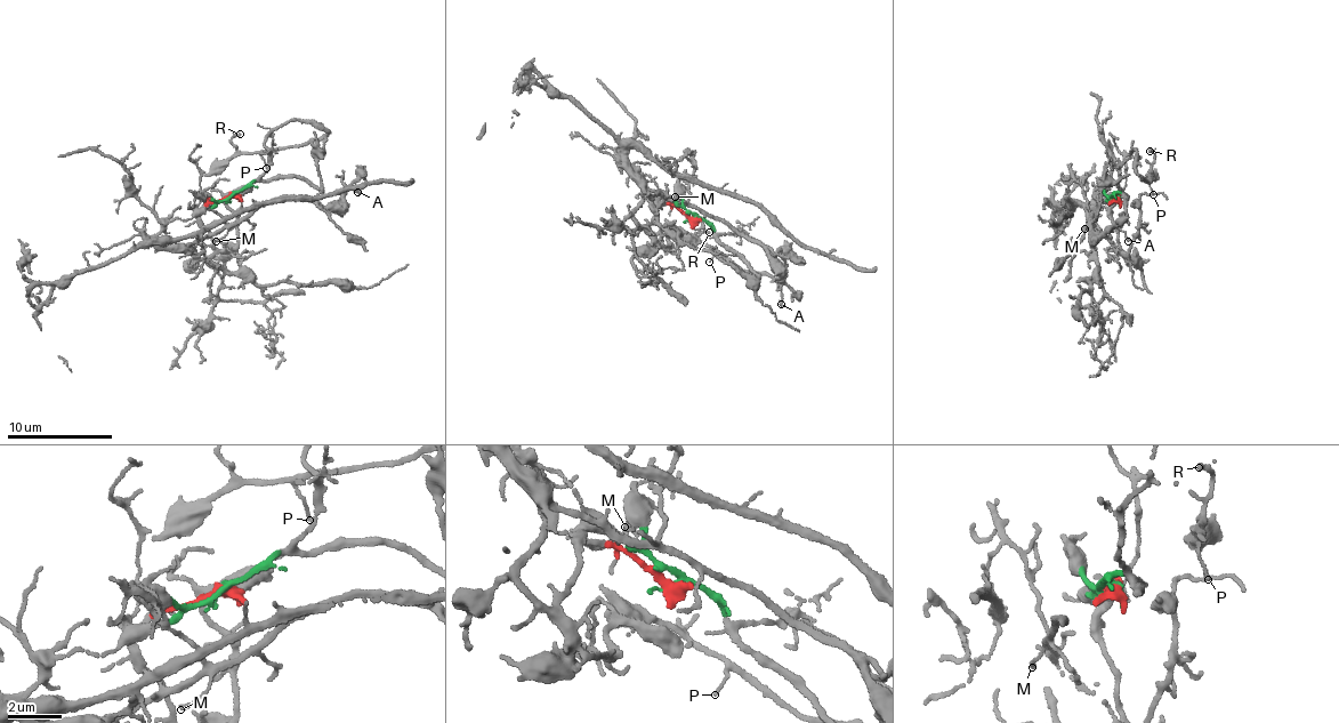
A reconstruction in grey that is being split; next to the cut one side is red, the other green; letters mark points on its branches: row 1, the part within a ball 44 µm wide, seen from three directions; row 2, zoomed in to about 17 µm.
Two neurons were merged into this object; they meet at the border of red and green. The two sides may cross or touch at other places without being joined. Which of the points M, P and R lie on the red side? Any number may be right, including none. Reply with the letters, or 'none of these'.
M

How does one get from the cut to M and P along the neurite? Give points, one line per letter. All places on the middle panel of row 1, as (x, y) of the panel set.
M: (691, 218), (659, 200), (651, 224), (635, 217), (647, 191), (685, 202), (674, 195)
P: (691, 218), (717, 232), (741, 229), (776, 257), (783, 275), (747, 271), (715, 251), (710, 260)

